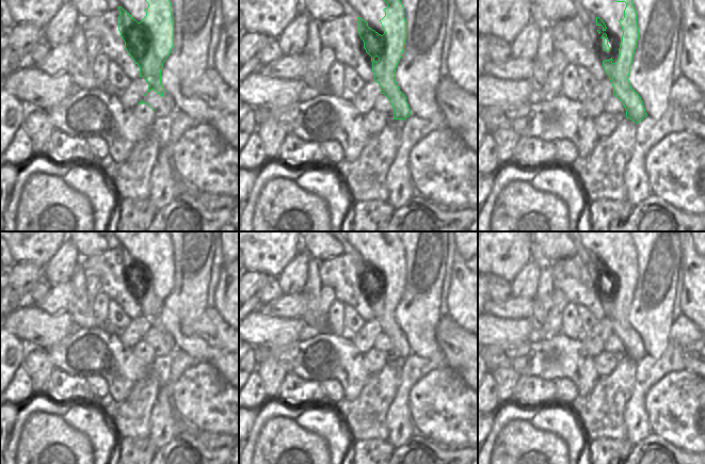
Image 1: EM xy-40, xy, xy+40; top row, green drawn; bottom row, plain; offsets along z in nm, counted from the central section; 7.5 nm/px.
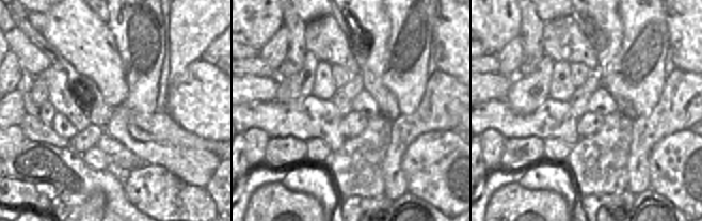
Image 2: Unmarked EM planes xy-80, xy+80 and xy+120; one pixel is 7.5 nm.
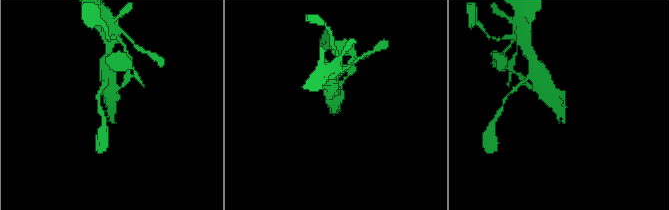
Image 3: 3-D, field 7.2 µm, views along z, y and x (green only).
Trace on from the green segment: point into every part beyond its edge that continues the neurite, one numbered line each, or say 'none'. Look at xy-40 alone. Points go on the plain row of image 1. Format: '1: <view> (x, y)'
1: xy-40 (181, 308)

